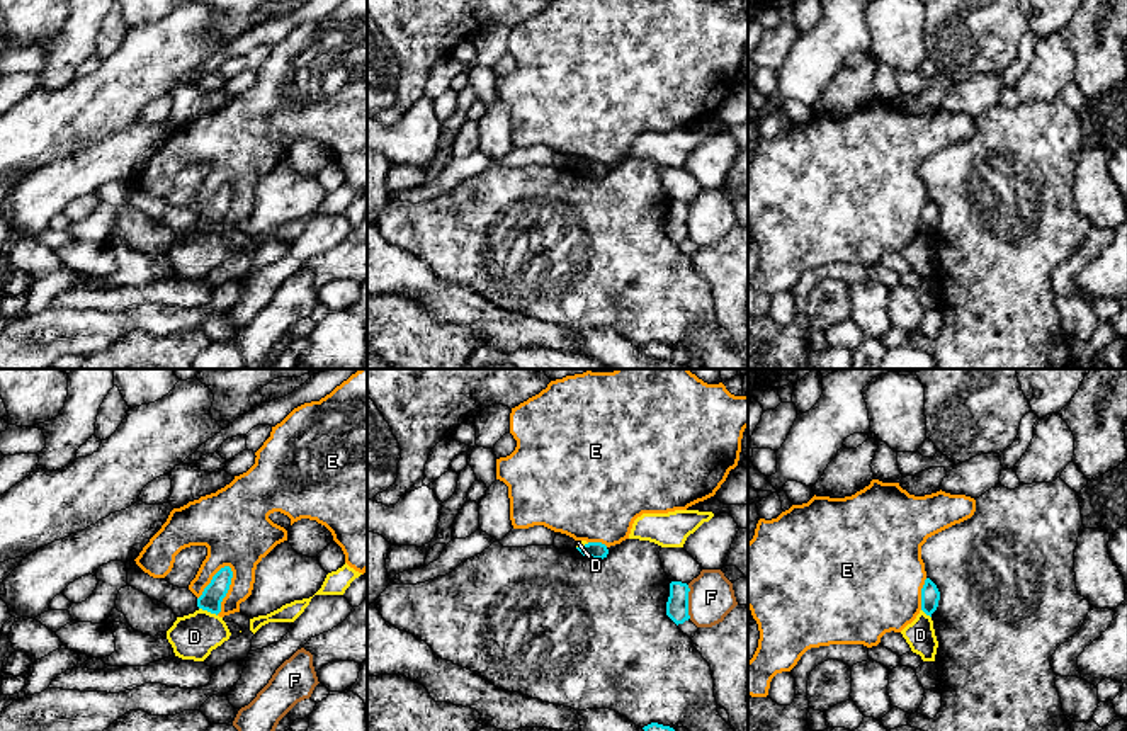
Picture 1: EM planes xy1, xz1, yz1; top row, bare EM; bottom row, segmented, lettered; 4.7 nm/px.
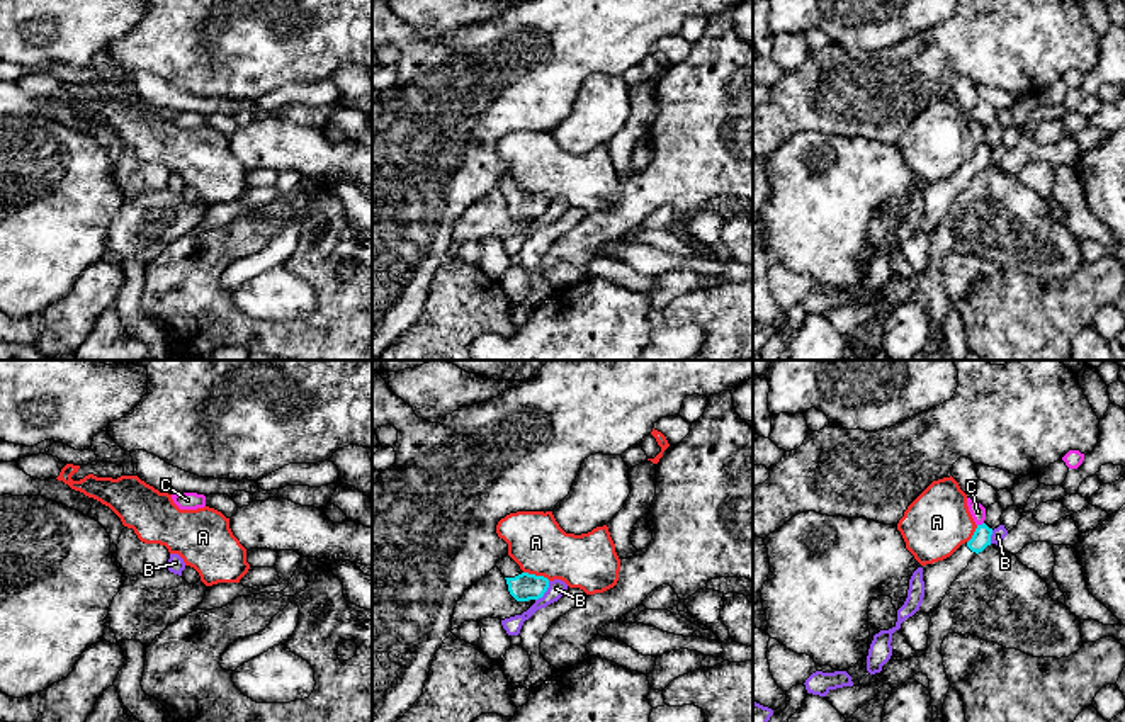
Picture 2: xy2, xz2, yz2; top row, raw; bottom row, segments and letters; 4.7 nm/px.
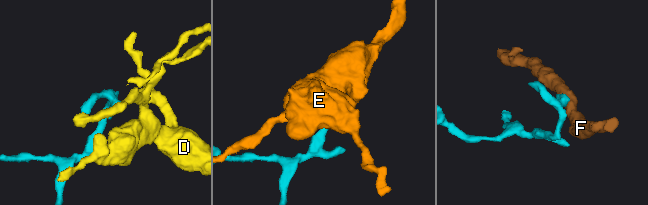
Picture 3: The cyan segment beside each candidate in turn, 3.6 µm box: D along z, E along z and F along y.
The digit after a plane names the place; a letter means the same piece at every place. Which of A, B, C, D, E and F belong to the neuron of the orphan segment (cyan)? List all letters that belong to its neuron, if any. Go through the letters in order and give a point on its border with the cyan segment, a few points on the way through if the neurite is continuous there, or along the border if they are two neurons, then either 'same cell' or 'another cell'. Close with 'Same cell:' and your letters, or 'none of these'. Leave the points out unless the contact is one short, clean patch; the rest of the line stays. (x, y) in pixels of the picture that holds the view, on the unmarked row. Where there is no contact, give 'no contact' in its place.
A: meets cyan in xz2 at (537, 196); border along xz2 (524, 191), (542, 194), (549, 199); another cell
B: meets cyan in xz2 at (544, 211); border along xz2 (549, 201), (549, 206), (536, 219); another cell
C: meets cyan in yz2 at (979, 145); another cell
D: meets cyan in xy1 at (208, 230); border along xy1 (199, 226), (216, 235); another cell
E: meets cyan in xy1 at (228, 208); another cell
F: meets cyan in xz1 at (687, 221); border along xz1 (687, 204), (690, 237); another cell
Same cell: none of these

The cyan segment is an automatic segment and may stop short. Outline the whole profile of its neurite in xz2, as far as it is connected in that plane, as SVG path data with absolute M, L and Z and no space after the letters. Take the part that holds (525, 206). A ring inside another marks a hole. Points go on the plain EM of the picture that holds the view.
M510 175L501 177L496 187L505 195L508 211L517 221L539 219L549 207L547 197L523 192Z

